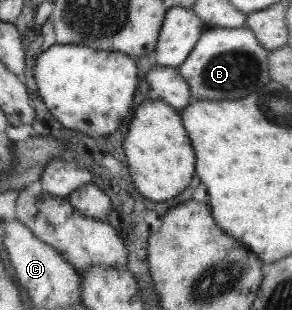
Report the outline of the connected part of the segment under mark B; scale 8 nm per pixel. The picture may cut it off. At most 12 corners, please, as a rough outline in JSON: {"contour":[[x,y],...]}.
{"contour":[[246,28],[203,30],[176,68],[191,95],[241,99],[269,83]]}

